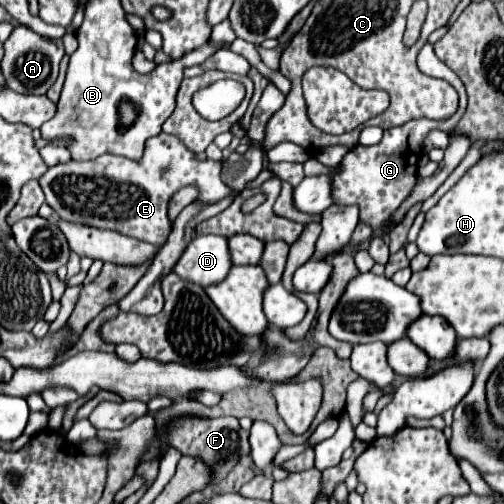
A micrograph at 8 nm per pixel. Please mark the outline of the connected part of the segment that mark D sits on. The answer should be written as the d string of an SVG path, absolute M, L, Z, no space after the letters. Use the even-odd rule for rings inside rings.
M198 235L186 247L184 257L180 257L180 263L174 267L174 273L200 287L210 287L222 283L230 269L232 257L228 239L220 235Z

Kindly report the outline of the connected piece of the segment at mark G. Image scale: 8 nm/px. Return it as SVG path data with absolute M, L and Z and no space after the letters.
M426 43L420 53L418 53L418 69L426 75L438 77L448 81L460 95L460 107L456 111L456 115L452 115L446 121L408 121L402 127L392 127L388 131L384 131L384 137L378 145L370 145L370 147L354 147L352 151L348 151L348 155L342 157L342 161L336 165L336 171L328 173L330 177L330 185L332 185L332 201L334 205L356 205L360 209L360 223L366 223L372 227L372 231L378 229L392 229L392 215L400 209L400 205L408 199L408 195L412 193L412 189L418 183L418 159L424 151L424 139L428 137L430 131L440 129L444 133L452 133L452 129L458 125L460 117L466 111L466 89L464 83L458 79L458 75L454 75L450 71L450 67L446 67L434 53L432 43Z

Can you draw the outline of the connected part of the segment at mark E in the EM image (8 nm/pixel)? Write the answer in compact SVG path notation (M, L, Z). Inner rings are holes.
M166 133L148 139L144 155L138 161L120 155L100 155L92 161L68 161L54 165L44 177L40 177L46 203L60 215L60 219L96 229L110 229L148 241L156 247L166 245L172 231L172 221L168 217L172 195L188 185L200 189L202 205L238 195L238 191L220 179L220 163L210 159L196 161L192 151Z

